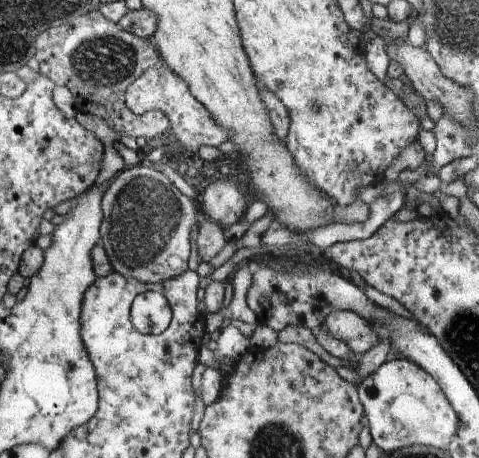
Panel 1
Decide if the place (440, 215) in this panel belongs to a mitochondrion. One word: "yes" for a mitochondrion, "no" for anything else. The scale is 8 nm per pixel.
no

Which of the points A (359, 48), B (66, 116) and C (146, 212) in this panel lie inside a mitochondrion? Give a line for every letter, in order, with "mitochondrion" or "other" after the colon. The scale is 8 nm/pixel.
A: other
B: other
C: mitochondrion

